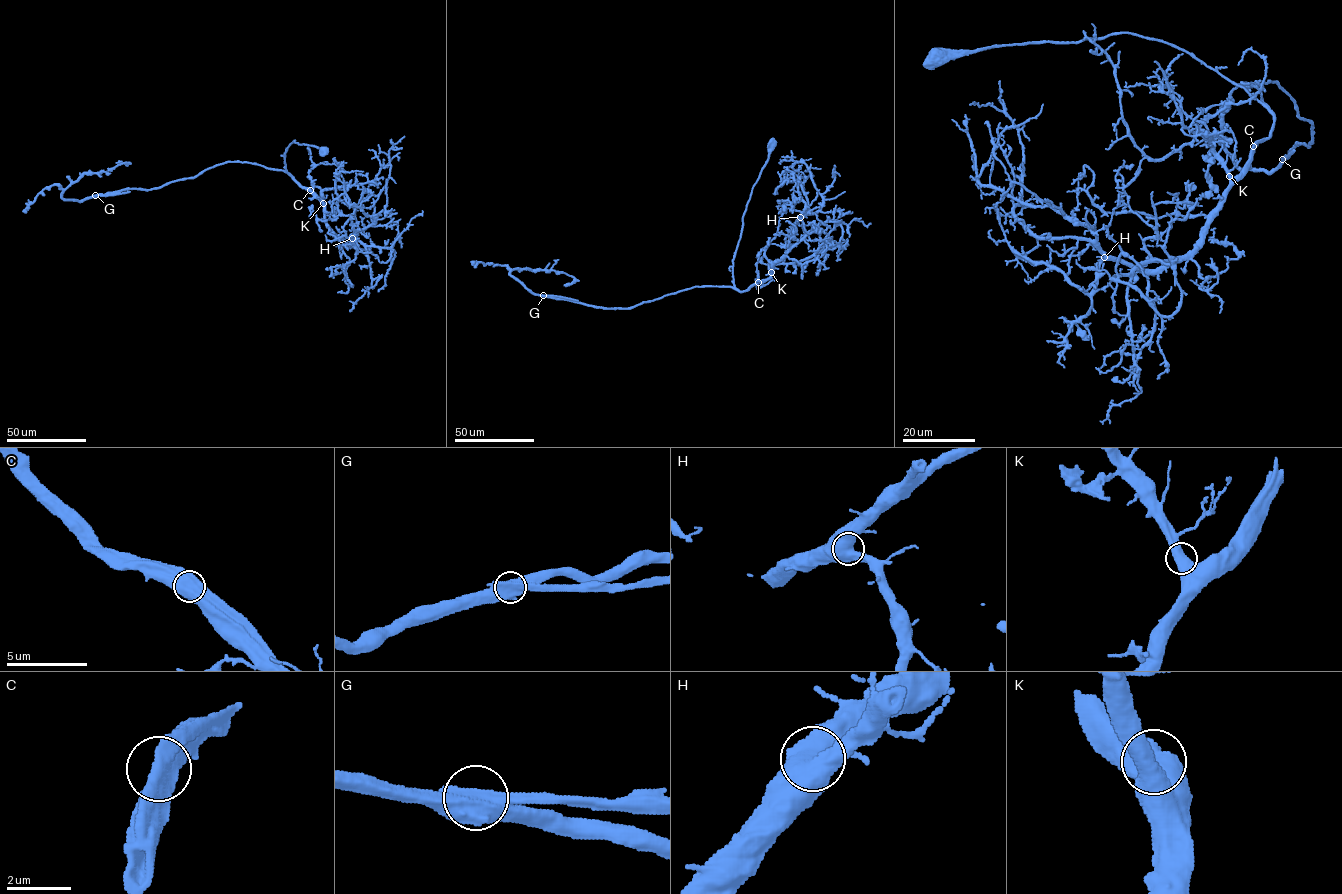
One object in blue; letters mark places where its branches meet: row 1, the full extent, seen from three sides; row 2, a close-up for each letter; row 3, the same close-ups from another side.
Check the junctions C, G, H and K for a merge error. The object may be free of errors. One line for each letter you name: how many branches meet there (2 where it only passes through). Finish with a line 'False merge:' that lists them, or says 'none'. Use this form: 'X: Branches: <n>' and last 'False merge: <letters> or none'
G: Branches: 2
False merge: G

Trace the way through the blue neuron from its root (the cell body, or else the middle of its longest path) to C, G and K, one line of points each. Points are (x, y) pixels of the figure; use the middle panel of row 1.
C: (771, 144), (767, 161), (747, 204), (733, 260), (733, 283), (737, 289), (747, 290), (758, 282)
G: (771, 144), (742, 218), (733, 260), (734, 287), (694, 286), (628, 308), (588, 306), (543, 295)
K: (771, 144), (742, 218), (733, 260), (734, 286), (740, 291), (765, 282), (771, 272)

